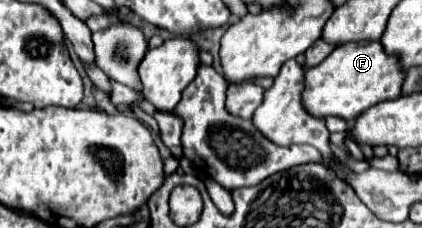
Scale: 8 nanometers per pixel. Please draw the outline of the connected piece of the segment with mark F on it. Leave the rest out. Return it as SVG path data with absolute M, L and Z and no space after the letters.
M380 41L338 45L320 65L306 71L304 107L318 117L342 117L354 123L368 107L400 97L404 69L396 55L388 55Z

